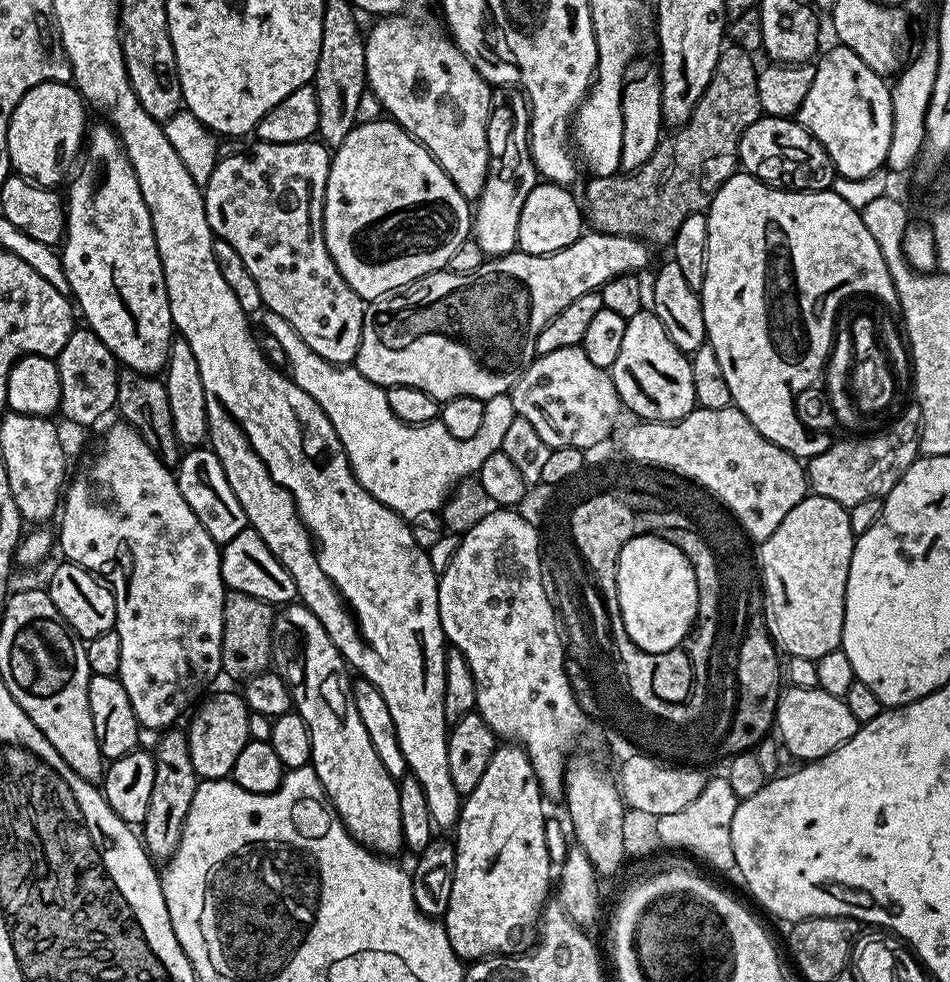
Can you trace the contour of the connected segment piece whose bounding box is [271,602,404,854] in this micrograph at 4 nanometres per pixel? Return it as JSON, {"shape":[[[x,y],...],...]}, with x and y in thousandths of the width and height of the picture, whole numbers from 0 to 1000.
{"shape":[[[308,613],[289,624],[286,632],[285,679],[303,698],[311,724],[324,736],[328,757],[326,781],[335,788],[341,808],[349,816],[349,822],[366,848],[397,870],[417,870],[413,868],[422,867],[425,854],[419,825],[418,795],[408,787],[406,780],[402,780],[402,772],[398,772],[398,764],[394,764],[394,756],[389,756],[389,747],[385,747],[385,739],[381,739],[381,730],[377,728],[377,719],[373,719],[371,710],[366,673],[358,667],[339,633],[335,633],[333,626],[319,614]]]}

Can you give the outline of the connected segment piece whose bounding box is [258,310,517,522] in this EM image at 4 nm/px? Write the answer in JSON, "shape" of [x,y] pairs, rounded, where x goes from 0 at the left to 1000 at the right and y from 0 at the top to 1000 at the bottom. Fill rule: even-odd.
{"shape":[[[278,316],[273,319],[272,325],[274,325],[275,332],[278,333],[277,337],[291,345],[293,352],[297,352],[297,356],[300,357],[302,382],[306,383],[311,391],[318,397],[322,397],[322,401],[326,401],[326,405],[331,405],[331,409],[335,409],[335,413],[341,419],[343,426],[347,426],[358,447],[358,453],[362,456],[362,461],[366,463],[366,473],[369,475],[376,491],[394,508],[402,511],[411,520],[418,521],[431,532],[438,532],[449,526],[452,524],[449,521],[462,522],[476,499],[485,490],[500,486],[504,482],[507,470],[512,470],[512,466],[516,466],[516,462],[527,459],[533,438],[544,424],[538,402],[532,401],[509,408],[507,435],[503,438],[503,442],[499,442],[499,446],[489,448],[478,446],[478,442],[474,442],[474,438],[469,438],[469,434],[465,434],[461,430],[458,432],[428,432],[418,426],[415,418],[411,418],[407,398],[400,392],[389,389],[389,385],[382,383],[374,373],[348,371],[343,369],[343,365],[331,360],[331,356],[326,356],[326,352],[322,352],[322,348],[318,348],[318,344],[309,336],[309,332],[305,332],[305,328],[293,324],[293,320]]]}

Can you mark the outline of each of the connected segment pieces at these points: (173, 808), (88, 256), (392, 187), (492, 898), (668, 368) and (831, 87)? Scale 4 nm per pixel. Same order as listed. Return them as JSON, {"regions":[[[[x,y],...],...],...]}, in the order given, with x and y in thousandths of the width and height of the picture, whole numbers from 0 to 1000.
{"regions":[[[[185,743],[172,746],[173,755],[169,756],[168,763],[163,763],[162,766],[162,804],[158,808],[158,825],[154,825],[149,840],[149,858],[164,878],[176,877],[177,873],[183,870],[194,844],[194,834],[200,825],[200,817],[204,817],[204,804],[208,797],[205,782],[201,779],[195,746],[189,743],[181,744]]],[[[104,125],[92,131],[84,172],[82,167],[80,180],[71,184],[67,243],[61,260],[72,284],[75,304],[82,311],[83,321],[84,318],[88,321],[87,329],[103,340],[107,348],[112,348],[132,376],[164,381],[176,371],[177,354],[183,345],[175,283],[162,242],[158,214],[149,202],[149,193],[145,193],[141,169],[137,169],[137,161],[121,132],[113,125]]],[[[412,120],[376,125],[348,161],[341,199],[343,255],[347,255],[360,283],[384,308],[416,299],[448,279],[471,274],[478,255],[495,242],[499,216],[495,205],[474,185],[469,173],[426,130]]],[[[538,756],[523,761],[521,768],[516,772],[516,780],[512,780],[512,788],[507,788],[503,800],[499,800],[499,804],[495,810],[487,812],[484,831],[480,835],[478,844],[478,850],[480,850],[480,855],[478,854],[480,865],[478,902],[474,902],[474,923],[469,923],[469,931],[465,935],[467,946],[474,955],[474,963],[478,967],[478,971],[483,974],[485,978],[489,980],[509,980],[515,977],[513,974],[522,974],[525,969],[543,969],[552,960],[555,962],[561,956],[562,946],[565,944],[569,928],[578,915],[577,903],[580,900],[582,903],[583,900],[583,882],[579,878],[579,870],[575,866],[573,818],[575,818],[575,812],[568,804],[568,797],[562,788],[562,780],[558,776],[558,772],[553,768],[551,762]]],[[[676,316],[667,324],[659,326],[659,340],[655,344],[655,353],[643,373],[644,388],[653,402],[654,412],[661,415],[678,430],[706,430],[716,428],[734,414],[731,405],[731,384],[726,381],[726,366],[718,356],[703,346],[701,332],[693,328],[685,317]]],[[[877,47],[859,65],[853,96],[844,104],[840,125],[874,157],[881,176],[893,183],[909,183],[935,165],[939,135],[939,91],[899,51]]]]}

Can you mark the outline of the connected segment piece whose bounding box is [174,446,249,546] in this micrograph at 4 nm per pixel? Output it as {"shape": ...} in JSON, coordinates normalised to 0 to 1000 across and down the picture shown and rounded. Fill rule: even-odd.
{"shape":[[[199,455],[191,463],[183,484],[187,499],[192,499],[192,507],[196,507],[196,515],[208,523],[208,532],[217,536],[217,544],[221,544],[227,554],[234,556],[242,552],[242,548],[255,544],[255,540],[262,537],[259,519],[255,519],[255,511],[251,511],[246,499],[242,499],[242,491],[238,491],[238,479],[234,479],[234,470],[229,470],[222,455]]]}

